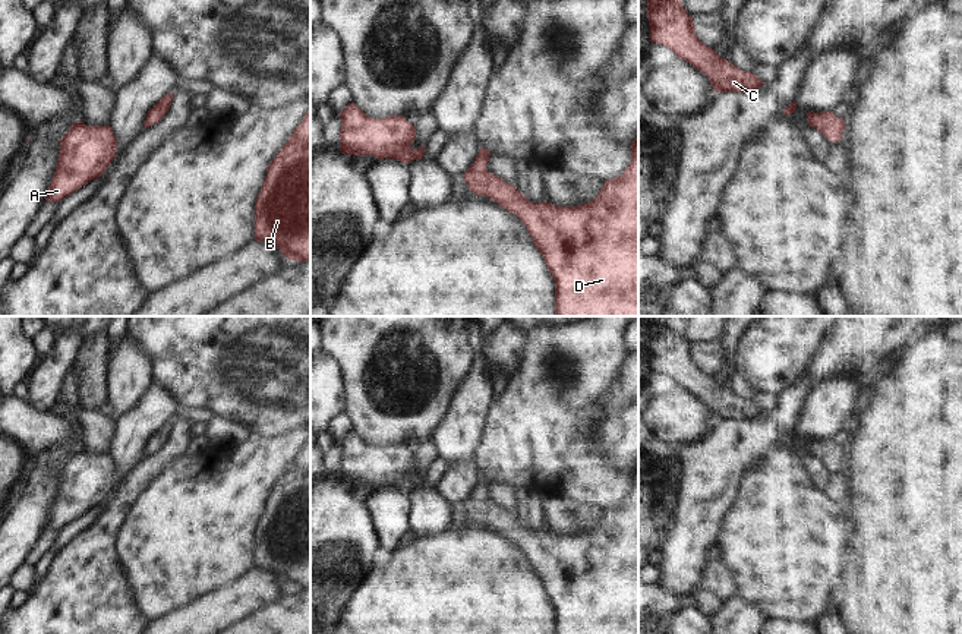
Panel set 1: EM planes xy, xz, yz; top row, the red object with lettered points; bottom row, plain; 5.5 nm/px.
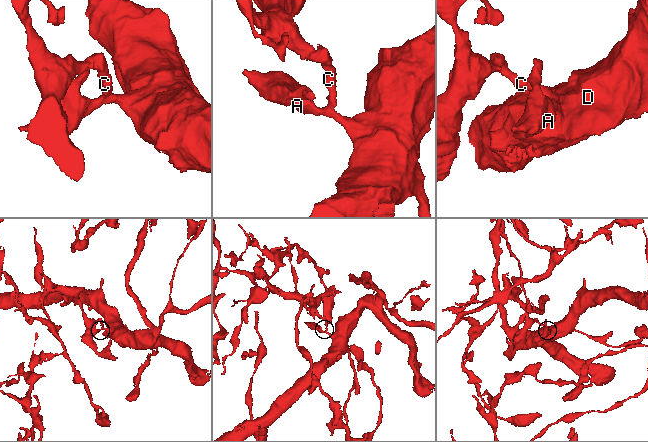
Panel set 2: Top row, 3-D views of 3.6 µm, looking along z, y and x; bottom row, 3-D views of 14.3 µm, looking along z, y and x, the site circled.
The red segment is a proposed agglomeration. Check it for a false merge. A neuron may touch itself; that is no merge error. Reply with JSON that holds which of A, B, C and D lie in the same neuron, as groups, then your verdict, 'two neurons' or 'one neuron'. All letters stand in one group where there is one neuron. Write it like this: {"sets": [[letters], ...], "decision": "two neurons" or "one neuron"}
{"sets": [["A", "B", "C", "D"]], "decision": "one neuron"}

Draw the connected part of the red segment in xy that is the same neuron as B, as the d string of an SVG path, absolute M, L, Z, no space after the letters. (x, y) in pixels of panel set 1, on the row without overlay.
M310 436L266 496L255 529L255 568L280 577L287 587L310 587Z

